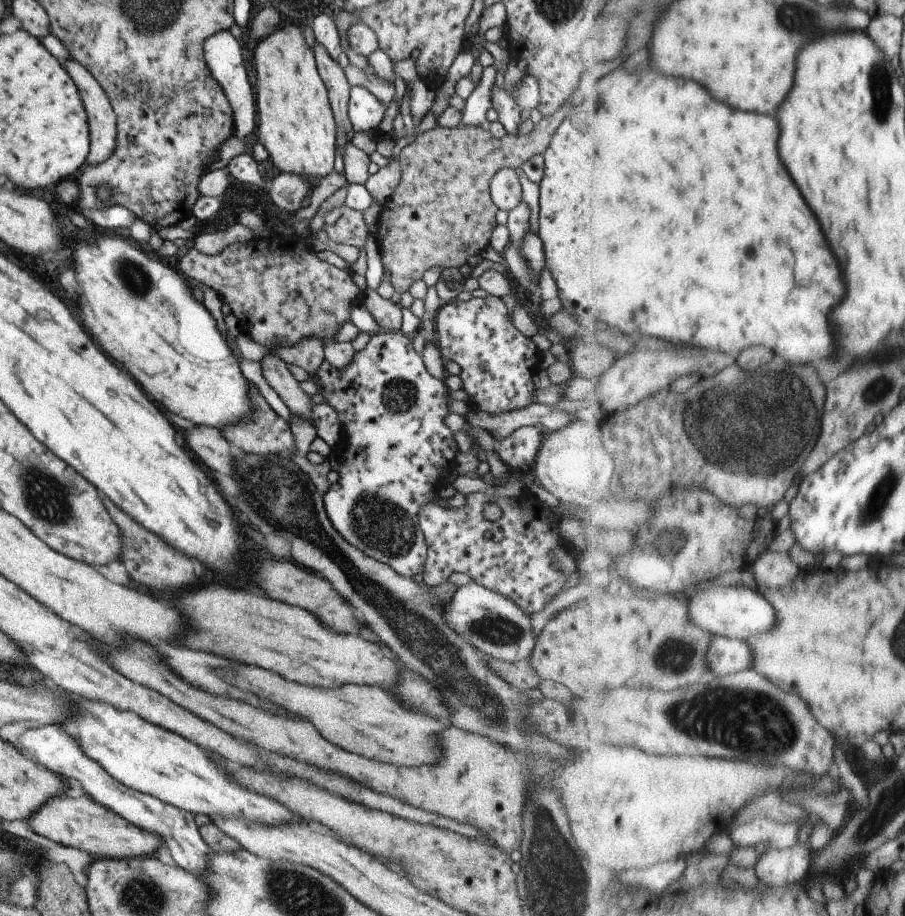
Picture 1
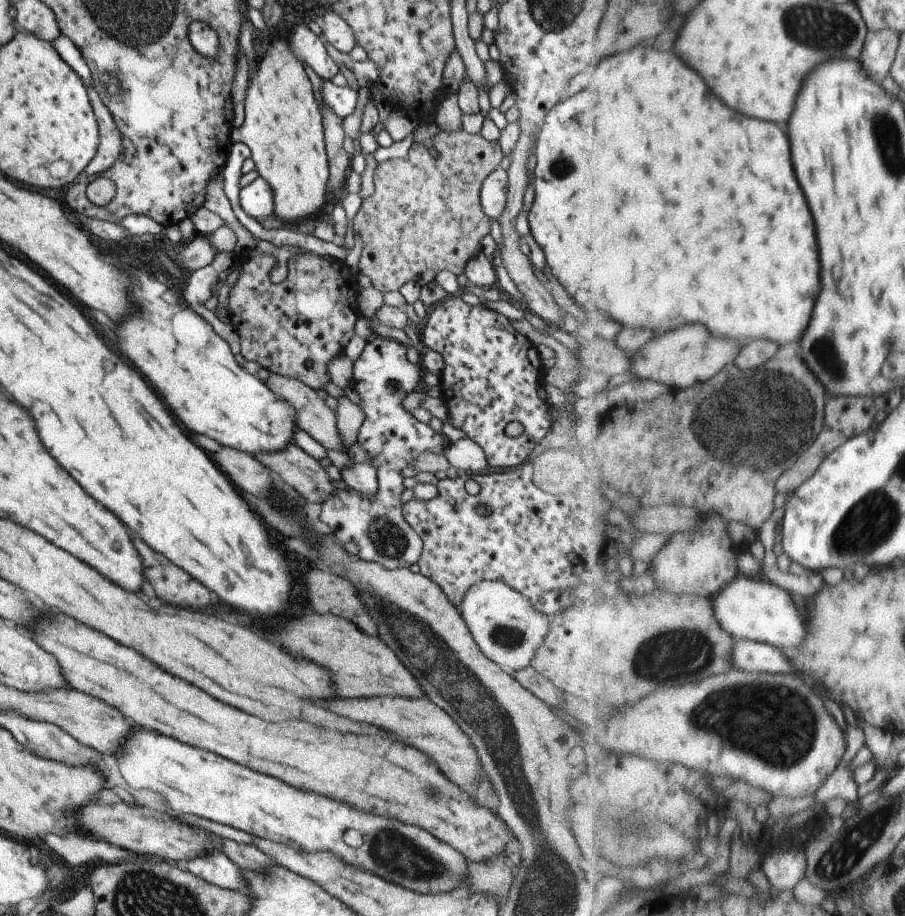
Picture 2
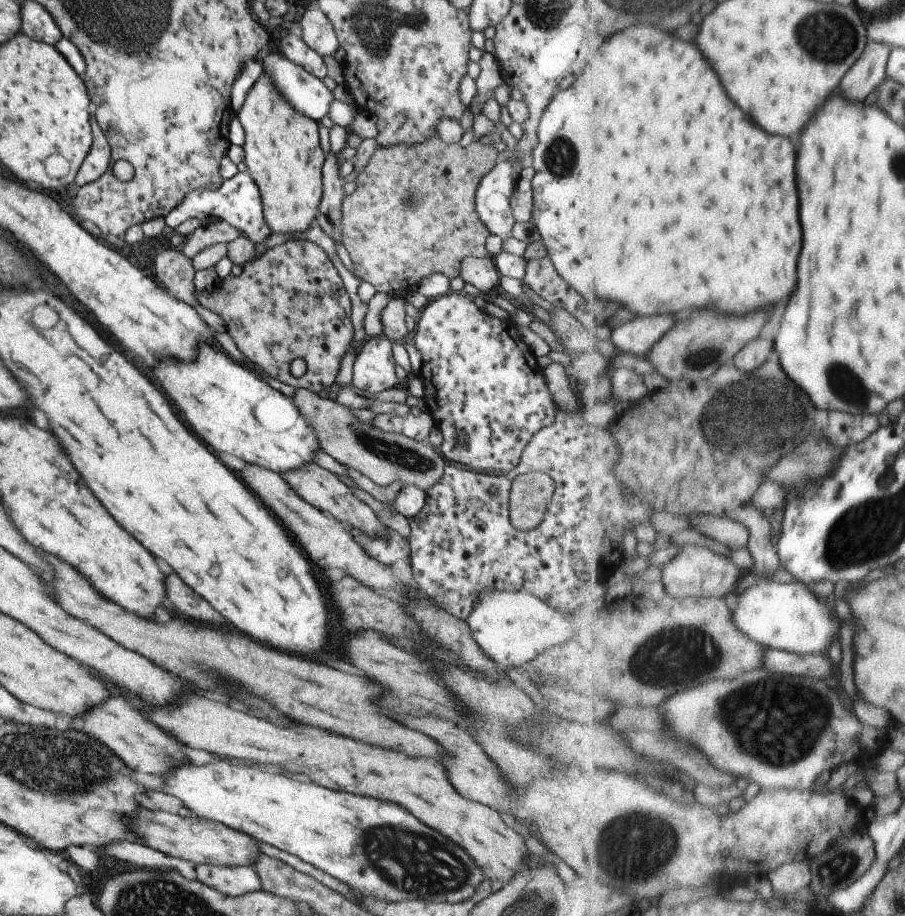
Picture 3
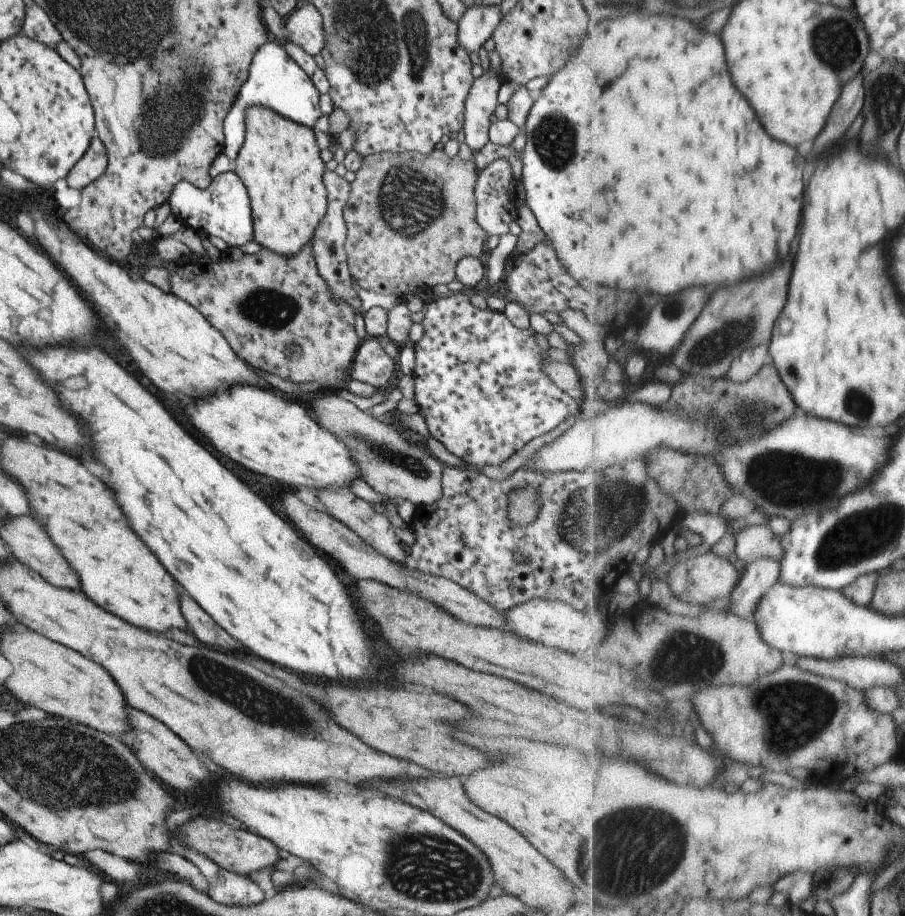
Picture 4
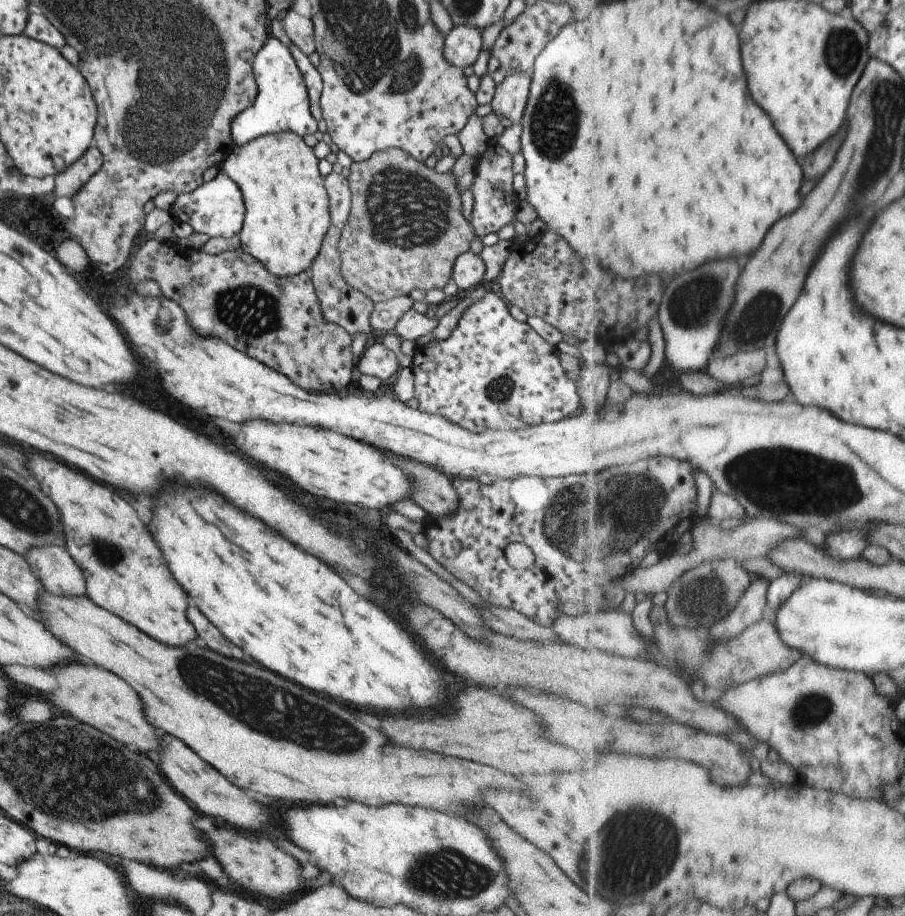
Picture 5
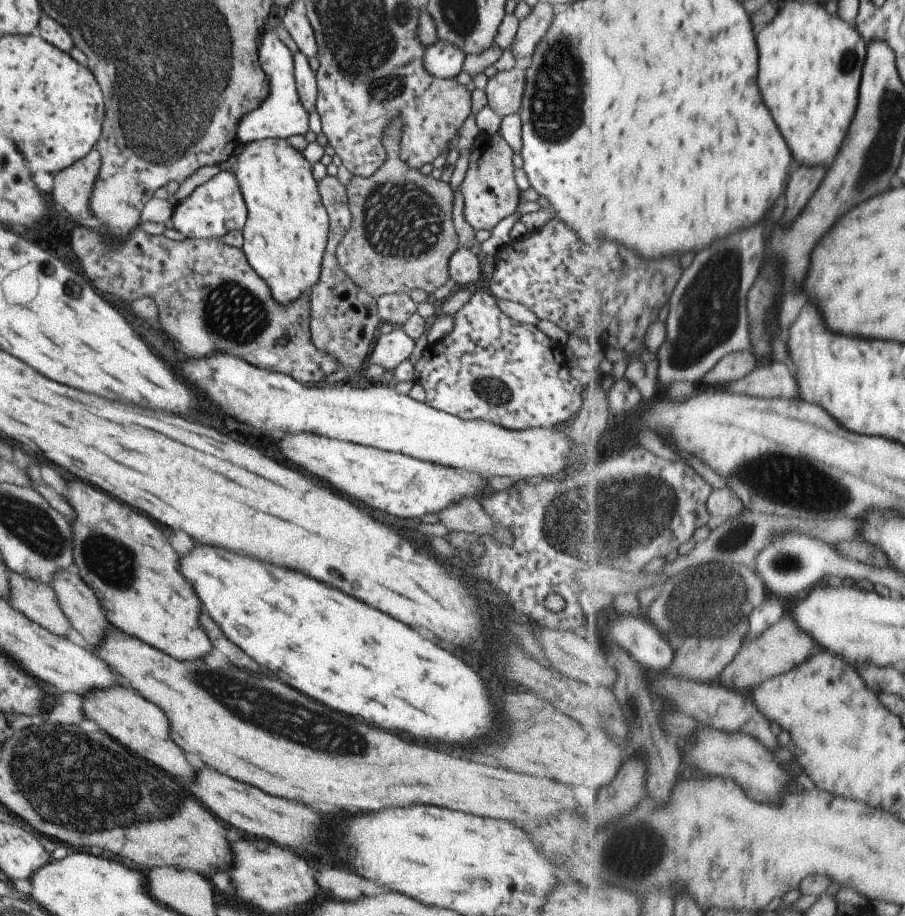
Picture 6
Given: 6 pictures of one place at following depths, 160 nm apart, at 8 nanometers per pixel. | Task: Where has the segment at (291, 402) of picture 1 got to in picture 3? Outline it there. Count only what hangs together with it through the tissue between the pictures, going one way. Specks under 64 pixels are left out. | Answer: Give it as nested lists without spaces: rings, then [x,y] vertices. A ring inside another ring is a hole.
[[[297,388],[293,400],[306,422],[313,428],[319,448],[337,460],[341,465],[359,470],[380,486],[400,480],[404,485],[419,486],[427,492],[443,475],[446,462],[428,441],[417,441],[378,430],[374,425],[358,420],[352,409],[332,399],[321,398],[318,393]]]

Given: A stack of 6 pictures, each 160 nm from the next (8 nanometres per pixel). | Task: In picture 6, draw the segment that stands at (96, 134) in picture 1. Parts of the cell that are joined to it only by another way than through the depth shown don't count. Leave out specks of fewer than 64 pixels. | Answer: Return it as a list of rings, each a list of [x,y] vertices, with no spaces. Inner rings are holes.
[[[94,148],[84,158],[55,173],[53,176],[52,202],[56,200],[56,204],[60,204],[76,220],[80,217],[93,218],[89,208],[89,200],[91,199],[92,189],[97,179],[100,165],[101,154]]]

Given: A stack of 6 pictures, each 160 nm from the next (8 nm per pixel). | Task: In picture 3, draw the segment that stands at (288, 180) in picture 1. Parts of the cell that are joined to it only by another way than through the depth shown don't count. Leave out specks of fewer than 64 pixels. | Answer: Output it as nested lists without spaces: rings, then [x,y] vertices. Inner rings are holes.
[[[245,162],[237,165],[239,173],[231,179],[223,181],[219,189],[212,191],[190,191],[184,200],[172,212],[165,216],[165,223],[170,228],[178,228],[188,218],[199,218],[204,224],[214,220],[223,220],[245,233],[254,244],[262,242],[273,232],[267,225],[263,215],[263,204],[258,185],[247,172]]]

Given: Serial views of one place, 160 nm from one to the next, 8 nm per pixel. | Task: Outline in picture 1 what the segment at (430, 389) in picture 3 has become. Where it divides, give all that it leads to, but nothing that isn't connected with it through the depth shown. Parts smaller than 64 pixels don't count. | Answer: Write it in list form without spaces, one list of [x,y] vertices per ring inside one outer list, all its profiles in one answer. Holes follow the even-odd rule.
[[[488,295],[486,298],[472,297],[468,301],[450,301],[440,307],[436,318],[436,345],[444,361],[452,360],[462,368],[460,378],[465,390],[472,398],[467,403],[473,410],[480,409],[488,414],[500,414],[534,402],[533,376],[540,370],[541,352],[531,338],[524,336],[512,323],[510,312],[502,297]],[[526,425],[515,430],[504,440],[494,439],[496,452],[513,471],[531,468],[545,434],[541,426]]]

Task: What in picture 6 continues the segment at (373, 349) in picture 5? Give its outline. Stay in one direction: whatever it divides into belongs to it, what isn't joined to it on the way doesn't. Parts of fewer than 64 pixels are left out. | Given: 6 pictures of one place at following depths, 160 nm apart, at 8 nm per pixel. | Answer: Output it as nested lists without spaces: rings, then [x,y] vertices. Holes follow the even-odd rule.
[[[394,328],[387,335],[380,335],[377,345],[372,348],[372,354],[368,357],[370,364],[378,364],[384,370],[394,370],[402,361],[410,358],[412,350],[416,346],[402,328]]]

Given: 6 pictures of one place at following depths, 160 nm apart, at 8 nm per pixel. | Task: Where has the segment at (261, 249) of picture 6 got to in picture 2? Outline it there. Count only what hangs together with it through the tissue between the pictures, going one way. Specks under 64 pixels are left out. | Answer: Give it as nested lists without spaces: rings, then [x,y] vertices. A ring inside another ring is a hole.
[[[286,39],[275,40],[266,50],[264,57],[259,61],[259,65],[254,70],[251,81],[248,82],[249,87],[246,92],[245,99],[245,120],[242,126],[234,128],[231,132],[230,140],[232,143],[246,143],[251,150],[251,158],[255,162],[255,170],[259,172],[259,176],[266,179],[269,186],[273,188],[275,212],[274,216],[282,220],[284,223],[296,224],[299,220],[309,220],[310,216],[314,216],[318,212],[318,208],[322,206],[324,199],[329,195],[326,190],[329,183],[329,160],[327,157],[327,150],[325,147],[325,130],[323,127],[323,116],[321,115],[320,106],[314,97],[314,90],[312,89],[312,82],[308,74],[304,71],[304,65],[299,61],[299,58],[294,55],[294,51],[290,48],[289,42]]]

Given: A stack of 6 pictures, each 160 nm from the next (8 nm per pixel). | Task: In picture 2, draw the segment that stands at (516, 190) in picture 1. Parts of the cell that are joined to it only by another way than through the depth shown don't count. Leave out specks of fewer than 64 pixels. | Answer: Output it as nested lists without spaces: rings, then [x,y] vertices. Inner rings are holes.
[[[498,166],[482,183],[480,198],[484,212],[492,221],[498,221],[507,203],[509,178],[507,172]]]

